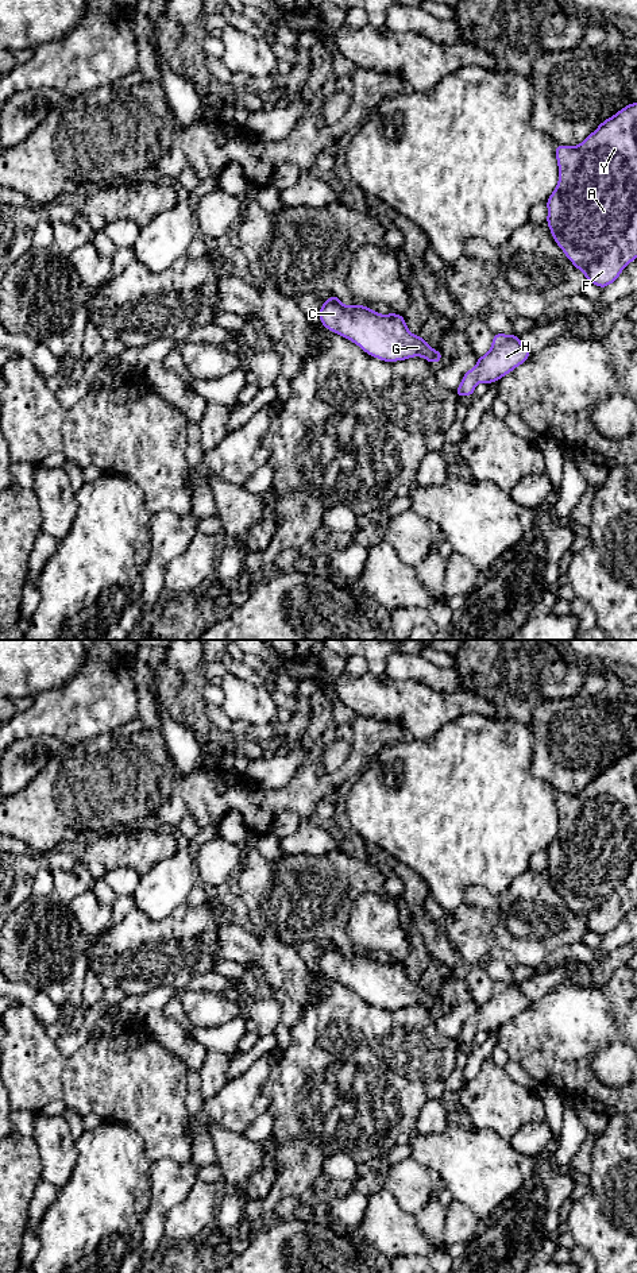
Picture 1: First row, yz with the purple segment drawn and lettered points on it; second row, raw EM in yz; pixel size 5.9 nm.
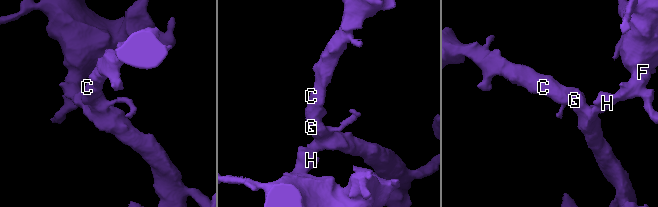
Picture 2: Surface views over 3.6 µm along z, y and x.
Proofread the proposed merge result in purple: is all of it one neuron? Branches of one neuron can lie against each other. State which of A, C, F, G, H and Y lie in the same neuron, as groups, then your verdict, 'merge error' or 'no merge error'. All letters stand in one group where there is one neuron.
groups A C F G H Y; no merge error

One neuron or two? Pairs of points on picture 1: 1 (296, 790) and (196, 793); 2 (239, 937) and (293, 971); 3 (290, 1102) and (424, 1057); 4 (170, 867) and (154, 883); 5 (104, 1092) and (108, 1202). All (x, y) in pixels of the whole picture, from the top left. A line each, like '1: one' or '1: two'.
1: one
2: one
3: one
4: one
5: two

